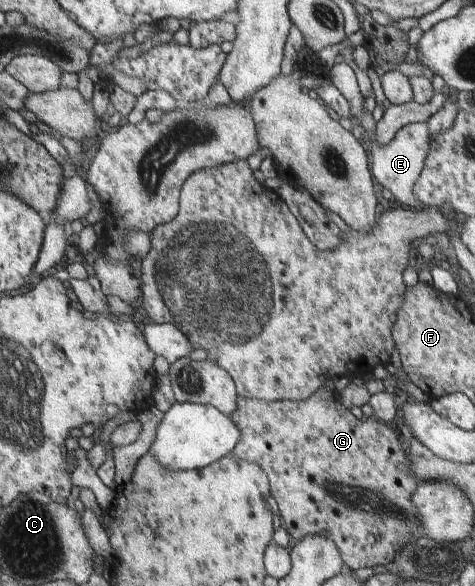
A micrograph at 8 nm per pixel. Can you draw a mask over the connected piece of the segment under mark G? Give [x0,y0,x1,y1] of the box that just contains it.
[232,386,426,569]

